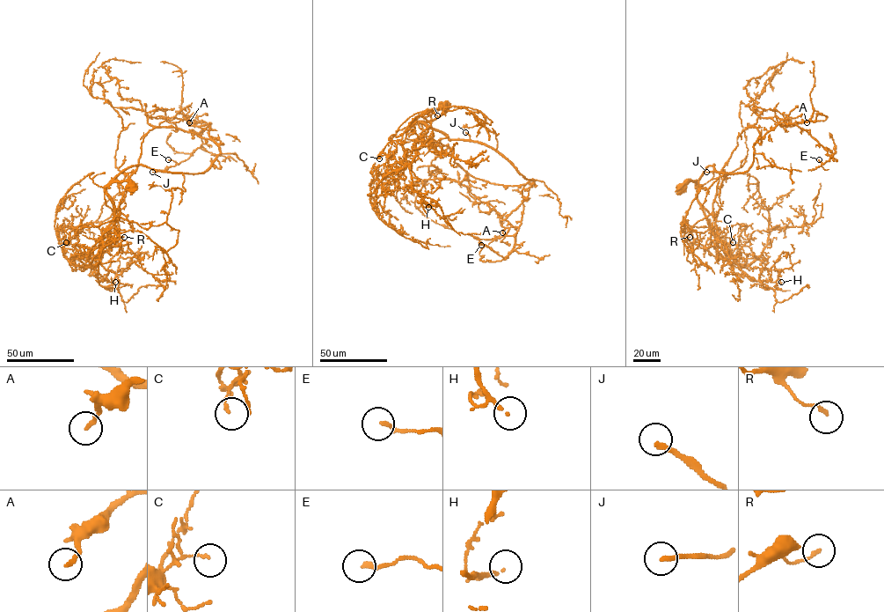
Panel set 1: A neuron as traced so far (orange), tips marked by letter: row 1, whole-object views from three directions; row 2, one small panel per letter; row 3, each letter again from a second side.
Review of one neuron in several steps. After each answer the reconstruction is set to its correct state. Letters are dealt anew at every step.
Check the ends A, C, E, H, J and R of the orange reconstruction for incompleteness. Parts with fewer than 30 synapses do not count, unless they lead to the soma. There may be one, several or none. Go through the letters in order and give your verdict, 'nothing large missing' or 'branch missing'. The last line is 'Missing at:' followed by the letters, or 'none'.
A: nothing large missing
C: nothing large missing
E: nothing large missing
H: branch missing
J: branch missing
R: nothing large missing
Missing at: H, J

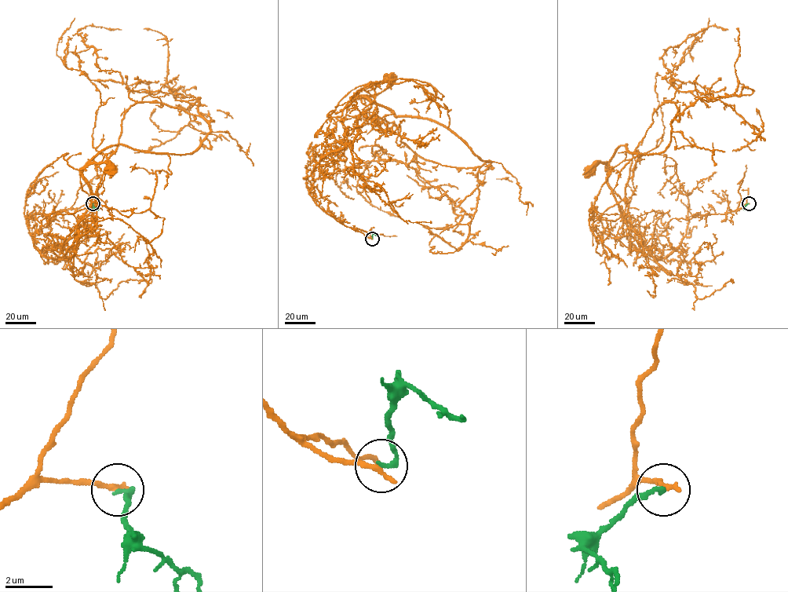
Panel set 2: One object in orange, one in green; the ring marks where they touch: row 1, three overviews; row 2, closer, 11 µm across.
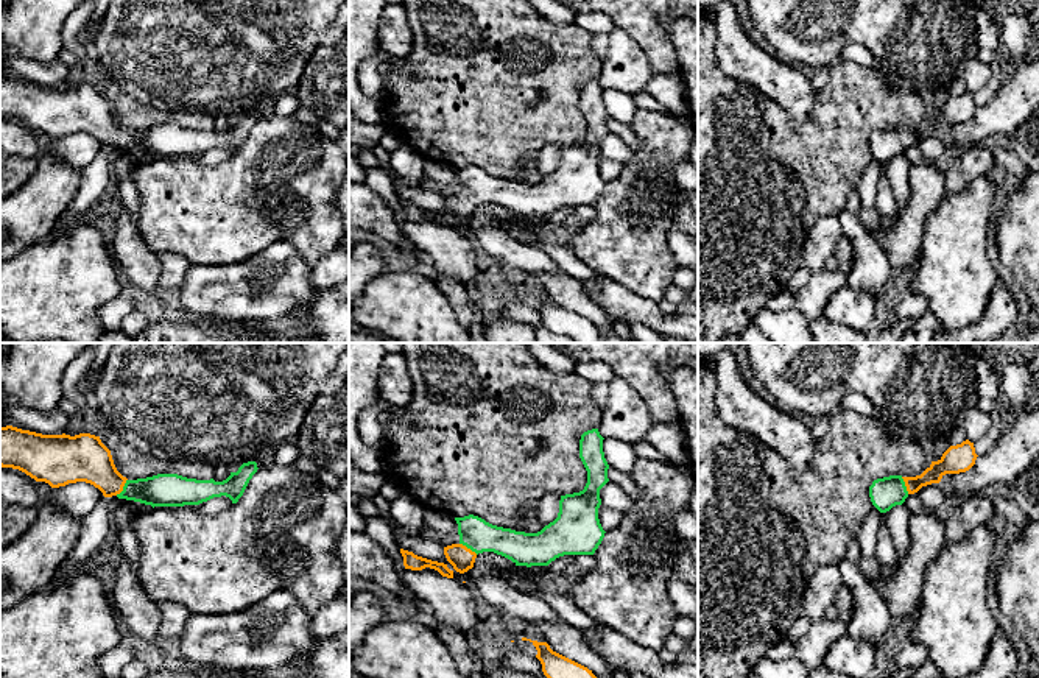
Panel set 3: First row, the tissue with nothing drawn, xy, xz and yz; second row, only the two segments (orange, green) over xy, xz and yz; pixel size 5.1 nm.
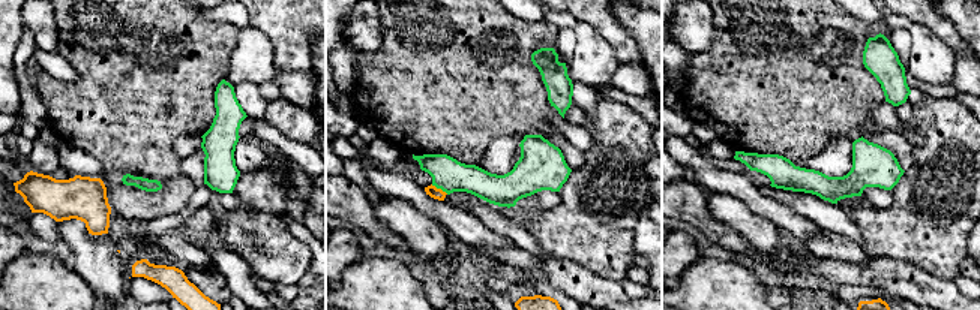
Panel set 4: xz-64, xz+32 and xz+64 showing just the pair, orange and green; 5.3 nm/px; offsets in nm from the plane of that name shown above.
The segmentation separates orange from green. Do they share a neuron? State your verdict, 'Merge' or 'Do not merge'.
Merge

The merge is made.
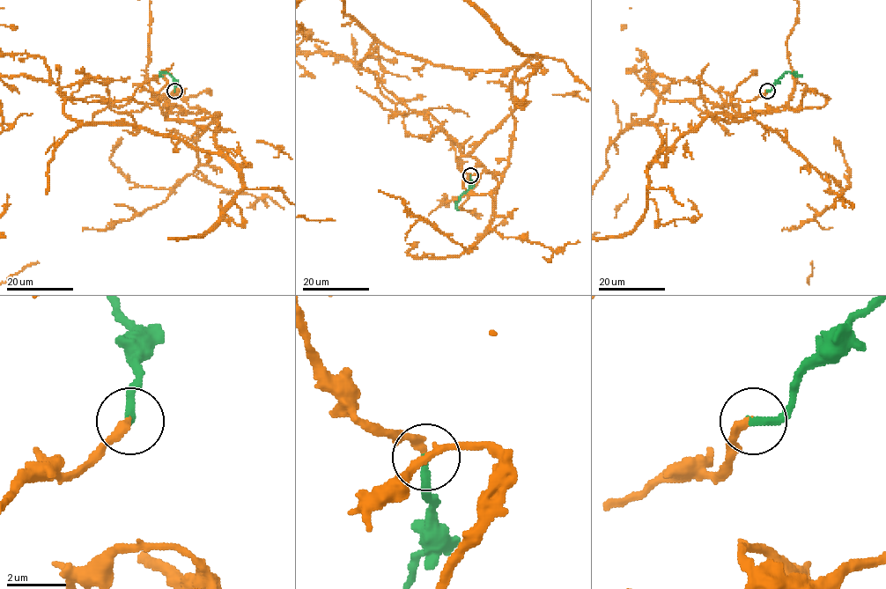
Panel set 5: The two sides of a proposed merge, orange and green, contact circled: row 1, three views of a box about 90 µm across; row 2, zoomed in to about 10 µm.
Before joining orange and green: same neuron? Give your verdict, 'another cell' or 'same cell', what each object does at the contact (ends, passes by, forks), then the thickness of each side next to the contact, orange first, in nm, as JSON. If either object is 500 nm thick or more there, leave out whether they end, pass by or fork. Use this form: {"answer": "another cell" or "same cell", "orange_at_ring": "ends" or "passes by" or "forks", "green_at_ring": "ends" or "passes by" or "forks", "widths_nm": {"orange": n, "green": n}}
{"answer": "same cell", "orange_at_ring": "ends", "green_at_ring": "ends", "widths_nm": {"orange": 280, "green": 260}}

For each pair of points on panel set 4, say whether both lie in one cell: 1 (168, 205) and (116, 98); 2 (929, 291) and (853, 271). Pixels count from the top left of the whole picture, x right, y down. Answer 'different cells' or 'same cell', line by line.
1: same cell
2: same cell

